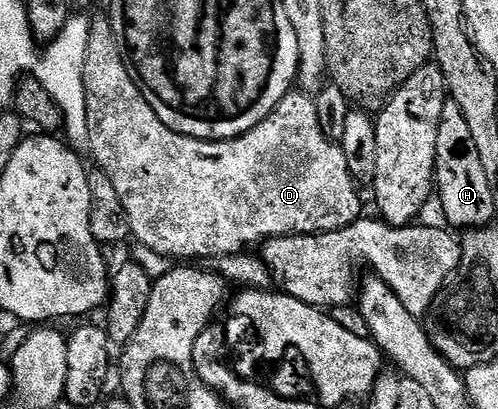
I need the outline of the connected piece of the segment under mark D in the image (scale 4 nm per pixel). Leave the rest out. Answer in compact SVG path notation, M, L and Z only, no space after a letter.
M107 16L92 17L88 22L90 37L86 43L86 67L84 68L84 117L83 124L88 124L88 149L92 152L95 168L101 169L110 178L110 183L118 190L118 199L122 199L122 207L126 207L126 215L130 219L131 236L141 245L150 247L150 251L158 251L173 259L207 259L218 255L242 253L255 247L263 246L272 237L285 237L291 233L332 233L336 229L344 229L361 220L360 193L358 183L350 175L350 167L346 167L346 155L342 155L339 143L331 141L322 131L318 123L316 102L307 92L293 91L287 93L278 103L276 110L262 123L252 129L245 129L240 137L229 137L226 141L199 141L196 137L187 137L162 123L158 115L154 115L154 107L146 103L142 91L130 79L130 71L126 71L126 63L122 59L122 51L118 51L118 35L114 35L114 27Z

